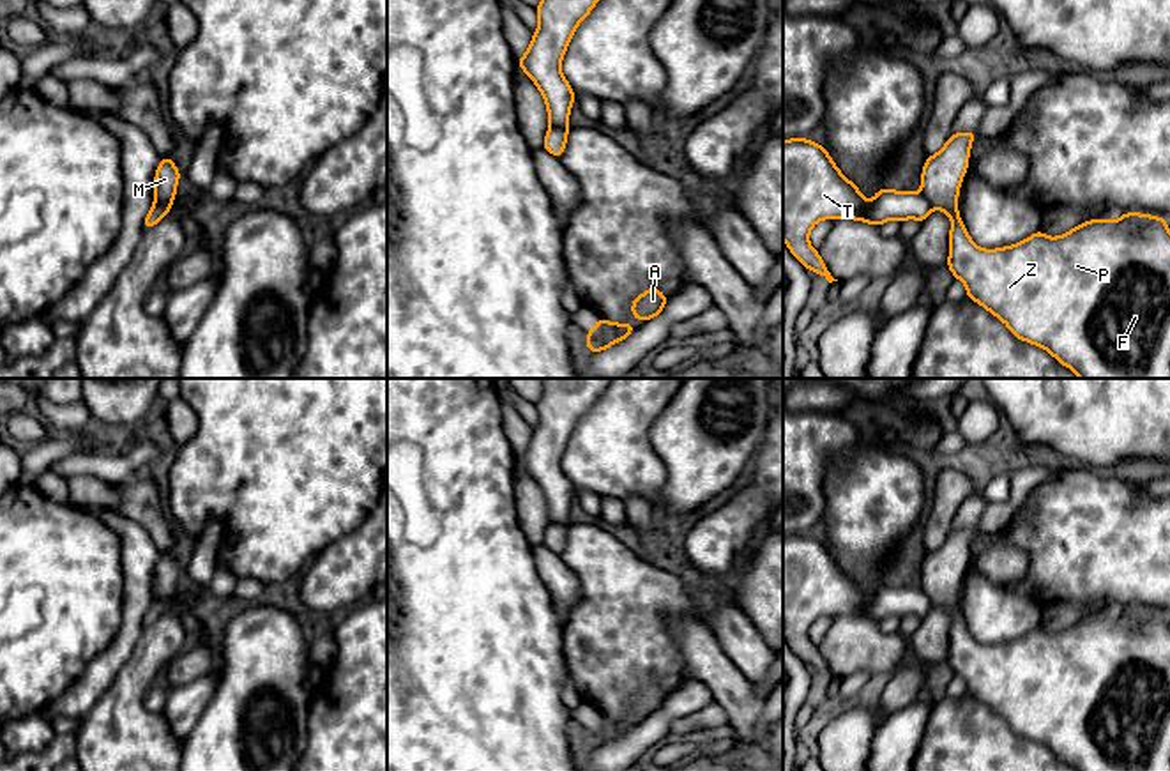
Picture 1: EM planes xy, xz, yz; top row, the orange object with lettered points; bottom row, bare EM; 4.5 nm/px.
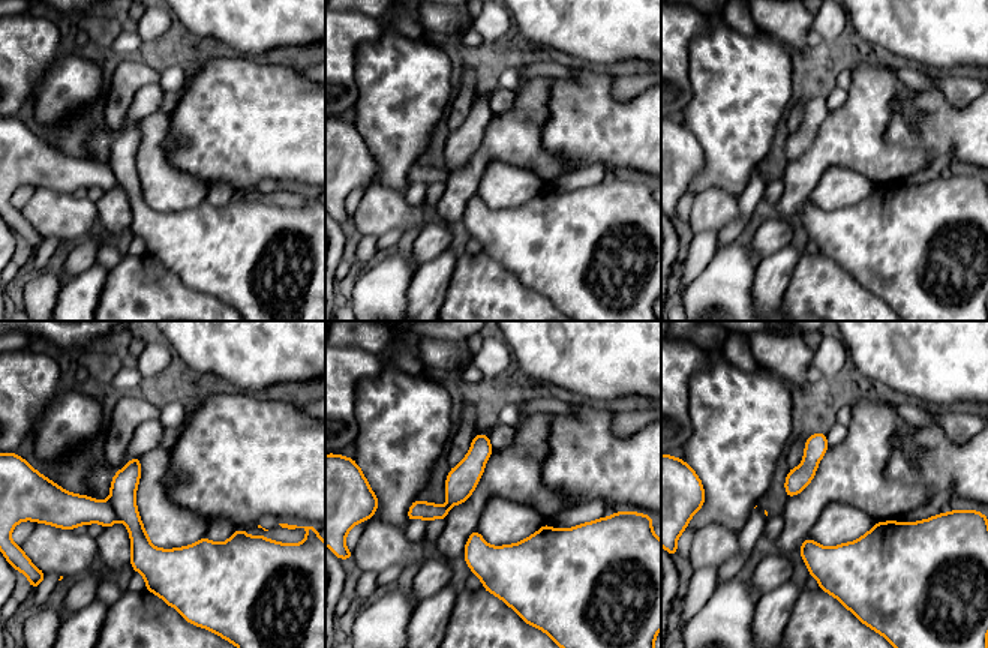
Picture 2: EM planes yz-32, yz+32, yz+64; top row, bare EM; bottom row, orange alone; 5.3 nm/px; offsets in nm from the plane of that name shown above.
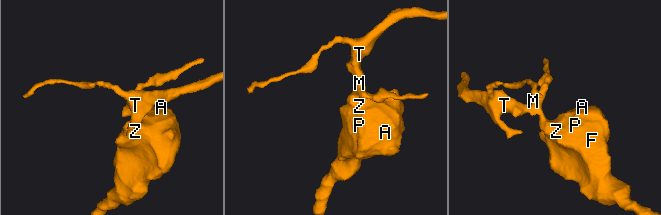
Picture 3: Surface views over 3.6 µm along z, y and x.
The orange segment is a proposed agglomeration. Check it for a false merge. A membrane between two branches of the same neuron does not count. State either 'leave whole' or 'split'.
split

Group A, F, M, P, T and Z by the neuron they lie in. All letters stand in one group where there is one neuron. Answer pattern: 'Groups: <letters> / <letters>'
Groups: A F M P Z / T

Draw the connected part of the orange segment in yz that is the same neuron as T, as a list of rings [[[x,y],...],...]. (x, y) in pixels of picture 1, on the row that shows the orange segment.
[[[783,140],[783,239],[802,267],[838,281],[827,271],[820,253],[809,244],[809,232],[820,219],[848,218],[880,226],[889,219],[926,221],[931,203],[923,193],[882,187],[868,203],[827,154],[825,147],[808,140]]]

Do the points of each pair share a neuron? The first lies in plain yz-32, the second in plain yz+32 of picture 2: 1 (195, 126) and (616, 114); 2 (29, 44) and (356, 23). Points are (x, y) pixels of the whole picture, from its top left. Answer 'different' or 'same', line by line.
1: same
2: same

